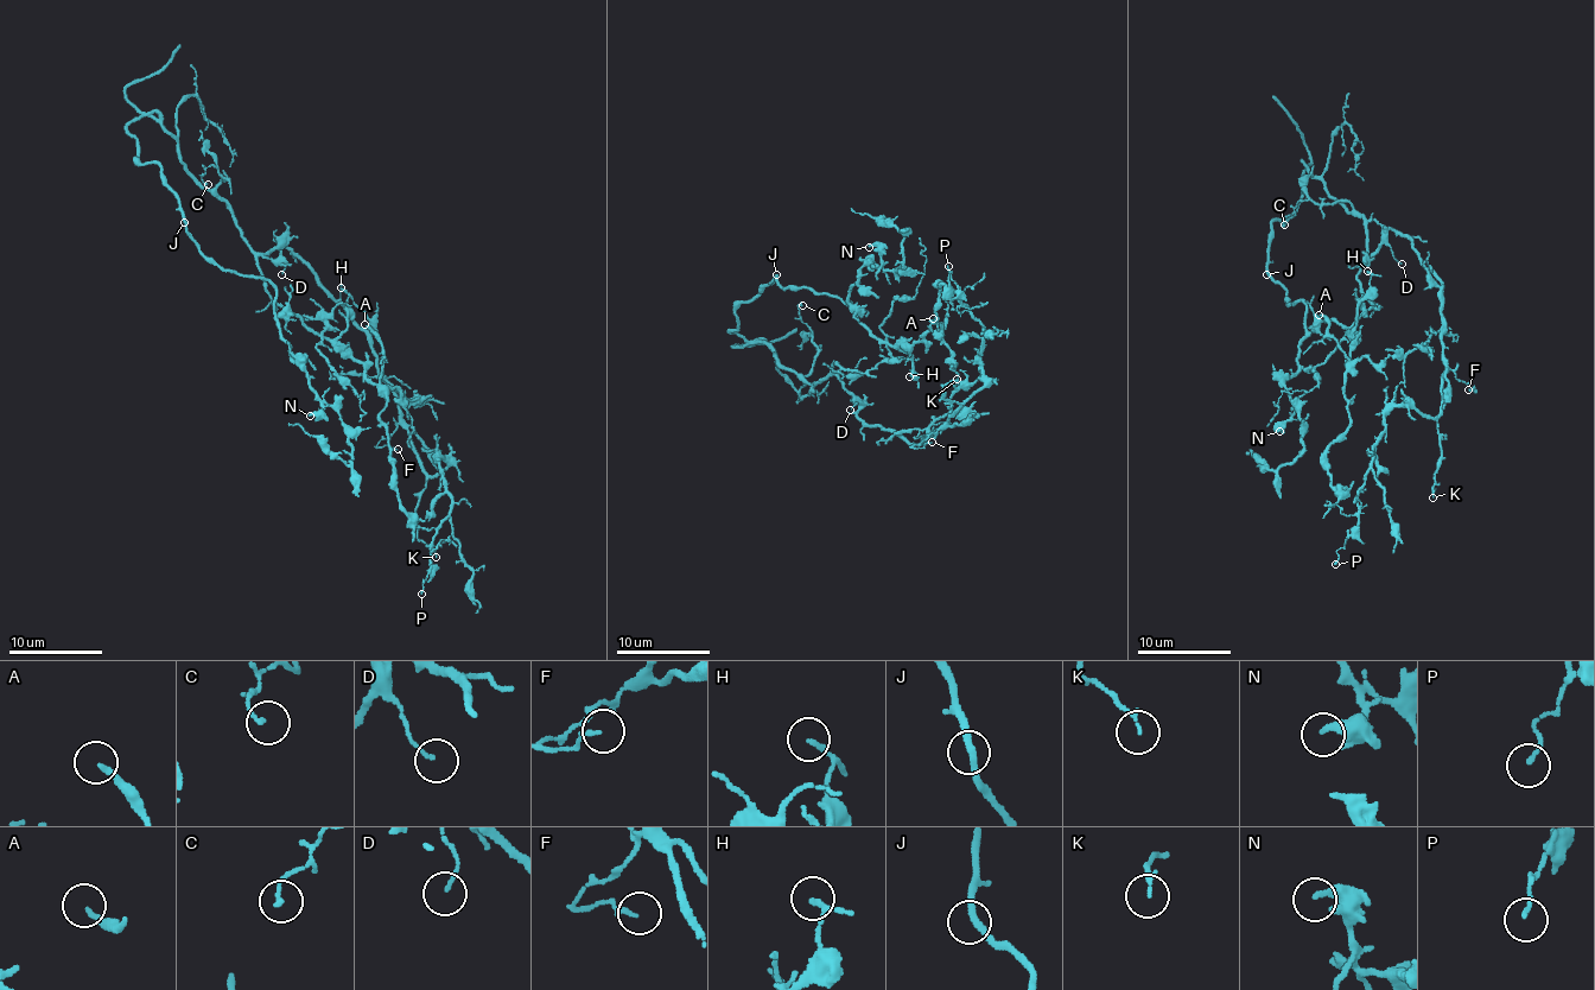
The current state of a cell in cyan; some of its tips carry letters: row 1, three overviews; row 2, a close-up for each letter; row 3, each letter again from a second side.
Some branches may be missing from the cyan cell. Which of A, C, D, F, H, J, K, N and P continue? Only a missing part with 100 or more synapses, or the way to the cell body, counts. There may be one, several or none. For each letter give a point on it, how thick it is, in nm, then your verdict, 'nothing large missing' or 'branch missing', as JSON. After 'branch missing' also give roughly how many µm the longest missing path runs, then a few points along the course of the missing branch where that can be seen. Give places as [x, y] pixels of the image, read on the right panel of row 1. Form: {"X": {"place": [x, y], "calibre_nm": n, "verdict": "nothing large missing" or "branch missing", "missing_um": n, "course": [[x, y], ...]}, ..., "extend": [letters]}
{"A": {"place": [1319, 315], "calibre_nm": 160, "verdict": "nothing large missing"}, "C": {"place": [1284, 224], "calibre_nm": 130, "verdict": "nothing large missing"}, "D": {"place": [1402, 264], "calibre_nm": 90, "verdict": "nothing large missing"}, "F": {"place": [1468, 389], "calibre_nm": 120, "verdict": "nothing large missing"}, "H": {"place": [1367, 271], "calibre_nm": 120, "verdict": "nothing large missing"}, "J": {"place": [1266, 274], "calibre_nm": 240, "verdict": "nothing large missing"}, "K": {"place": [1433, 497], "calibre_nm": 120, "verdict": "nothing large missing"}, "N": {"place": [1279, 431], "calibre_nm": 320, "verdict": "nothing large missing"}, "P": {"place": [1335, 564], "calibre_nm": 130, "verdict": "nothing large missing"}, "extend": []}

